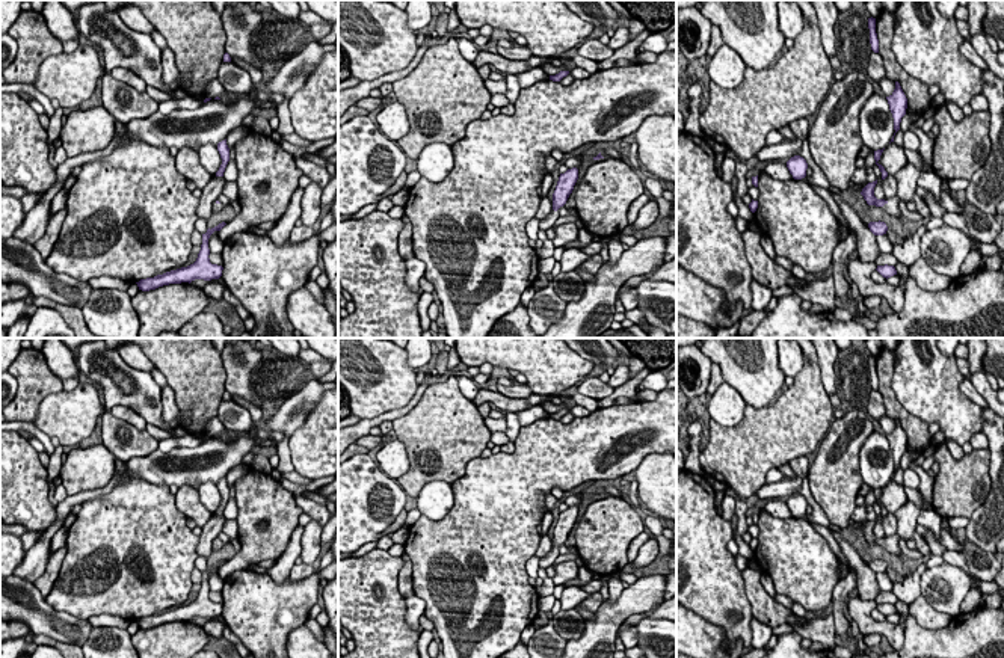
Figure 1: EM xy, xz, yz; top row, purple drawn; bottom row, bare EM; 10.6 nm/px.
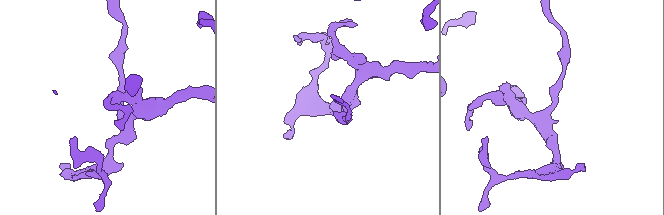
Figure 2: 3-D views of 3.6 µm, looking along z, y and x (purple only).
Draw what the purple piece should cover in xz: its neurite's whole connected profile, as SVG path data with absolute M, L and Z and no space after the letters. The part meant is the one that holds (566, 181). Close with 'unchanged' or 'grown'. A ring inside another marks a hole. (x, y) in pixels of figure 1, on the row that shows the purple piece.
M568 169L565 174L560 174L556 190L553 193L553 211L542 220L539 220L539 229L554 228L556 220L560 217L559 208L563 207L574 190L574 186L578 180L578 169Z; grown

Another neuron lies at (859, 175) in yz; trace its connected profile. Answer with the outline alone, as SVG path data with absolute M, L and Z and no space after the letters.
M874 152L868 154L868 157L865 158L867 166L865 168L856 168L853 175L852 175L852 183L855 184L867 184L868 183L868 174L867 169L871 168L873 164L876 164L874 160Z

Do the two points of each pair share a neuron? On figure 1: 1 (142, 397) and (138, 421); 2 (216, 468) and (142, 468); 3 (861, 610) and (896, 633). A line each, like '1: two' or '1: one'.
1: two
2: one
3: one

